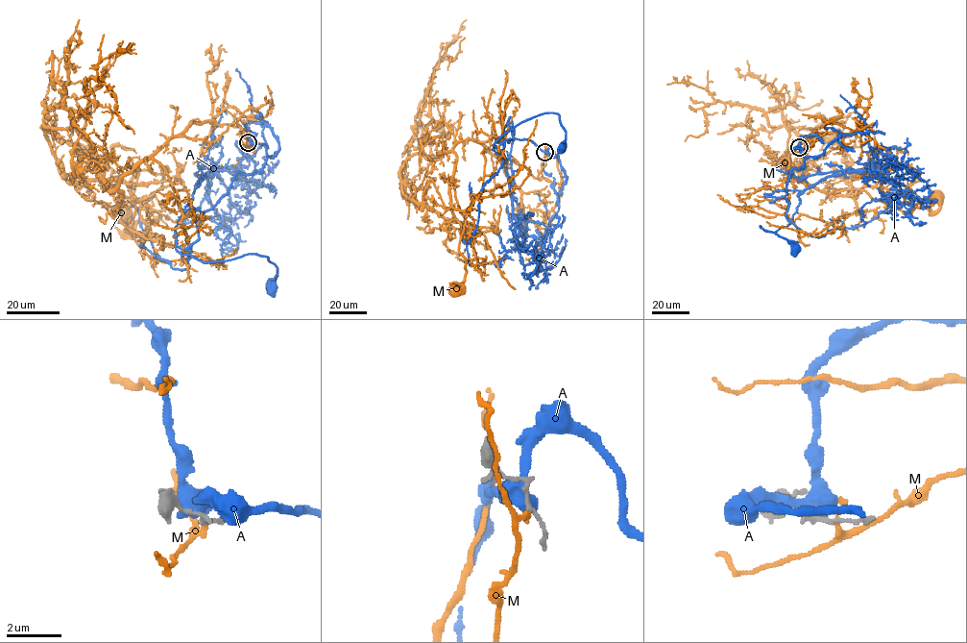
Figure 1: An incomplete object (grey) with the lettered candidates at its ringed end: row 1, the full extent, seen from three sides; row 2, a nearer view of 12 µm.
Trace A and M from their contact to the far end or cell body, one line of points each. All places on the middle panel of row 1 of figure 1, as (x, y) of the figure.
A: (547, 151), (558, 158), (515, 138), (510, 117), (503, 153), (493, 150), (552, 112), (563, 149)
M: (547, 154), (537, 178), (476, 141), (461, 140), (454, 147), (466, 271), (462, 289), (455, 291)

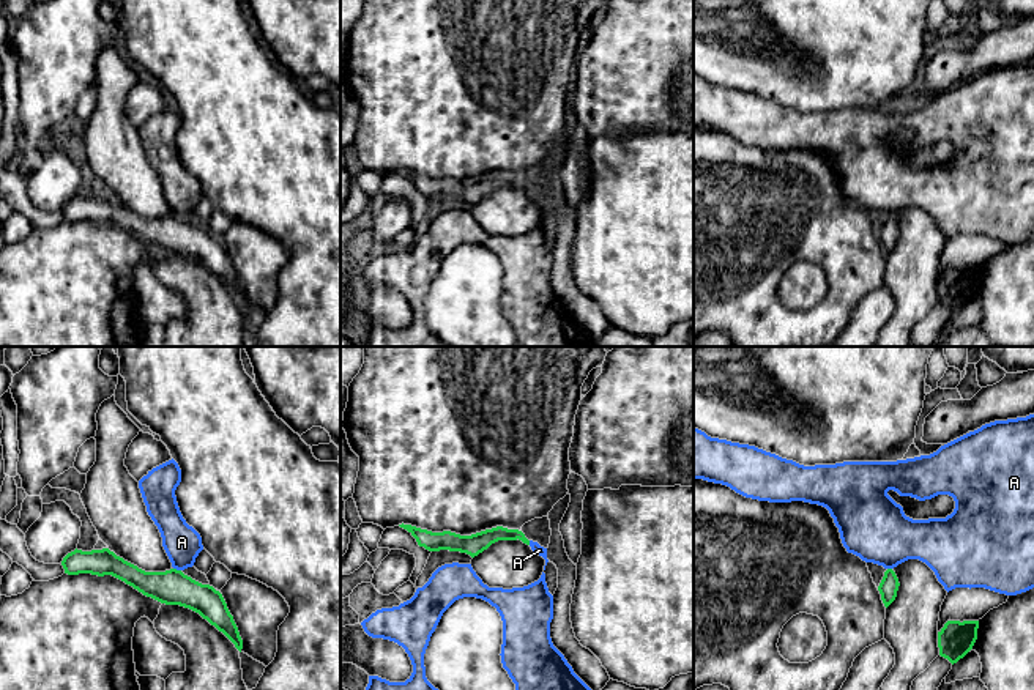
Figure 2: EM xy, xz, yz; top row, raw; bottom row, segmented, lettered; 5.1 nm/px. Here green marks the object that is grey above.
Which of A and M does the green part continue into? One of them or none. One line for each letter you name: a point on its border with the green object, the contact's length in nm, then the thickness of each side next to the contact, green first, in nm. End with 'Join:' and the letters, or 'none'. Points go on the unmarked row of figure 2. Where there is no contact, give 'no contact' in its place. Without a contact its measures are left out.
Join: none

